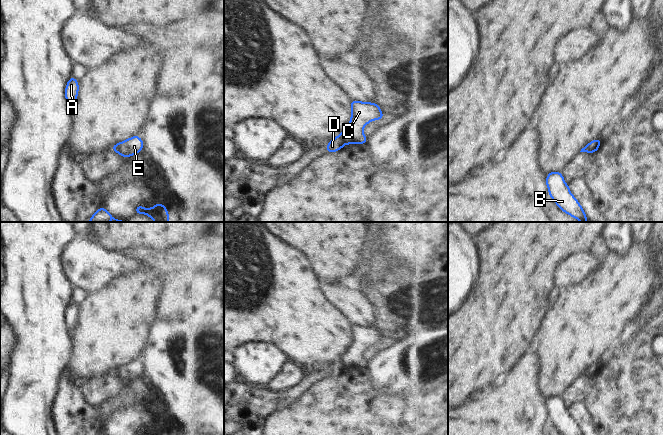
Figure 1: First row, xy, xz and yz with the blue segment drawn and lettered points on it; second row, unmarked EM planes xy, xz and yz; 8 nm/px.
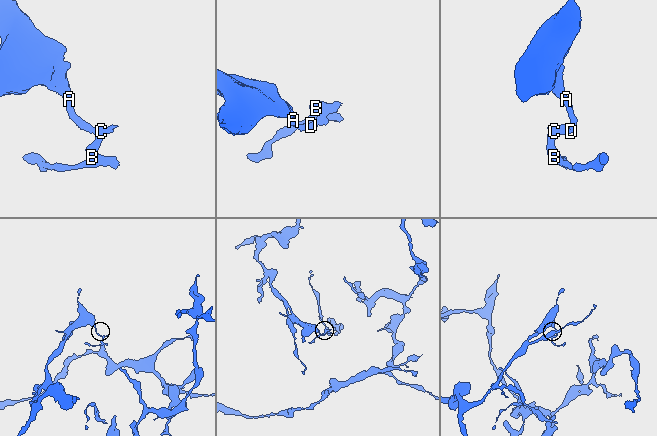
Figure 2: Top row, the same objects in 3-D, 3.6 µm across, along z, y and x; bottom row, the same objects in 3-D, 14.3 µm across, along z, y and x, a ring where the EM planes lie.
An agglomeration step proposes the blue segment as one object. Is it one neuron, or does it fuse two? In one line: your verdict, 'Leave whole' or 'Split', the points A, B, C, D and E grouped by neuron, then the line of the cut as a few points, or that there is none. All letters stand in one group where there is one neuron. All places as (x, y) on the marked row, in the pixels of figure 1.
Split. Groups: A D / B C E. Split along xz (340, 135), (345, 143).

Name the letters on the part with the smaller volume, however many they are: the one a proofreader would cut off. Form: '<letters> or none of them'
B, C, E

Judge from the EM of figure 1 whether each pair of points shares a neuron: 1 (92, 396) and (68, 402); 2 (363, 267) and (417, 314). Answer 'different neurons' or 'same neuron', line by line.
1: different neurons
2: same neuron

